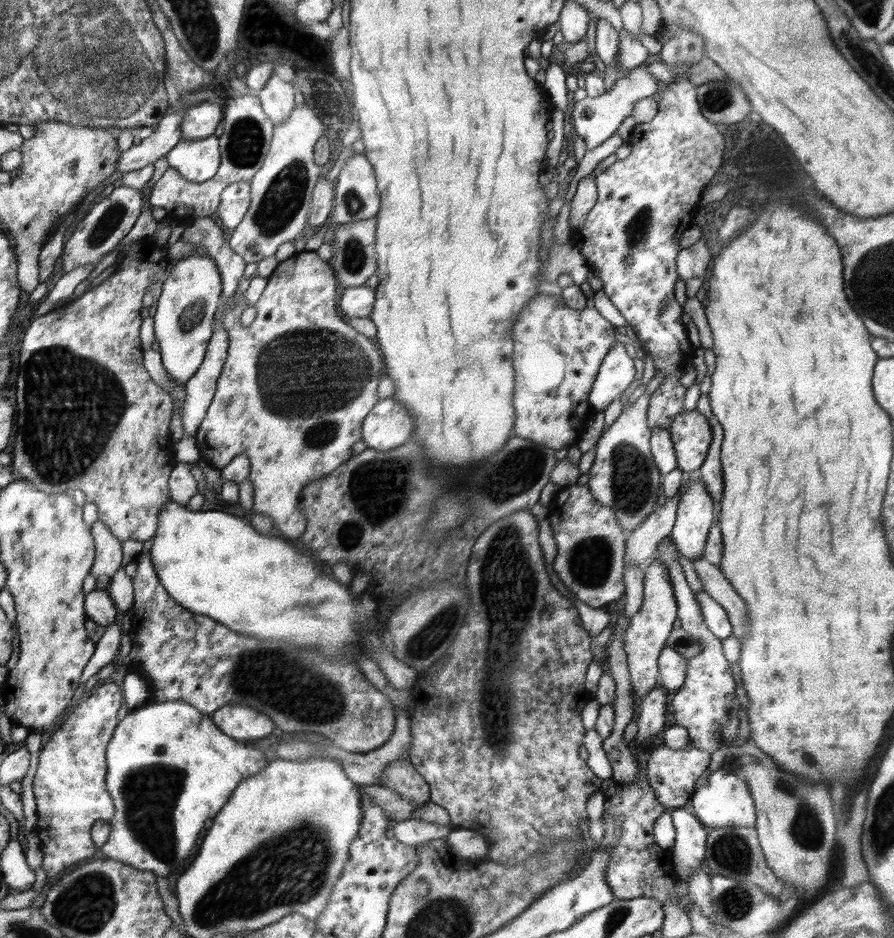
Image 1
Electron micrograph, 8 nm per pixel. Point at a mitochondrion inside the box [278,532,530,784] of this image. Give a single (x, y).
(493, 728)

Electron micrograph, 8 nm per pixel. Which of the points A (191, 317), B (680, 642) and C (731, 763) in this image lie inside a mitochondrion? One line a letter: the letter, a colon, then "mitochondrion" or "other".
A: mitochondrion
B: mitochondrion
C: other

